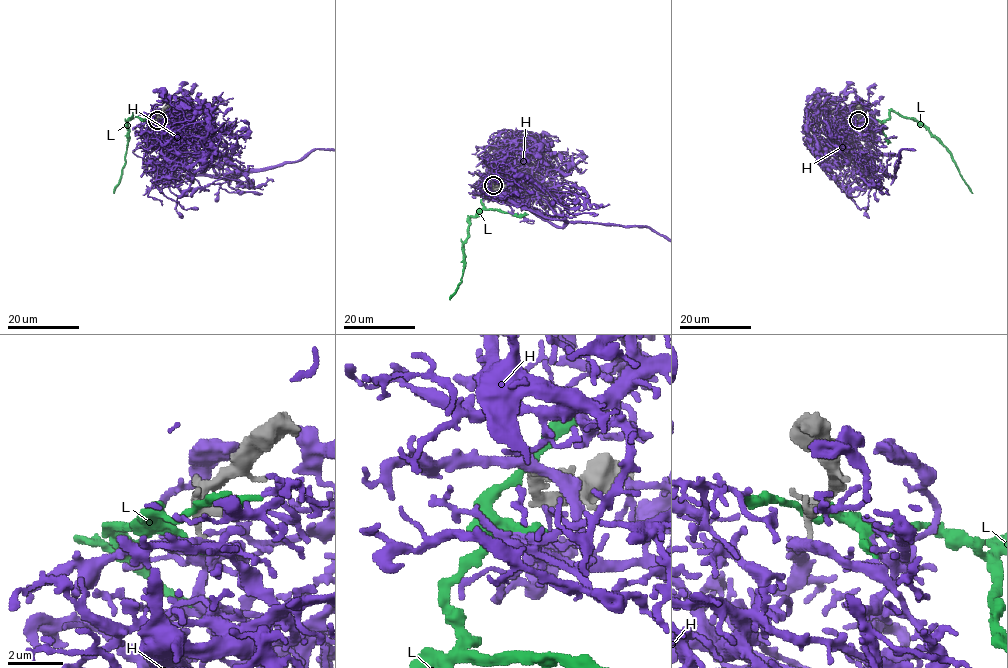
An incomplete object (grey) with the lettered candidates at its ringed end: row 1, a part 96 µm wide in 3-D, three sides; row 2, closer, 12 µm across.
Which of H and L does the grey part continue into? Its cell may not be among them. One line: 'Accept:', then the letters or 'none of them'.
Accept: H

